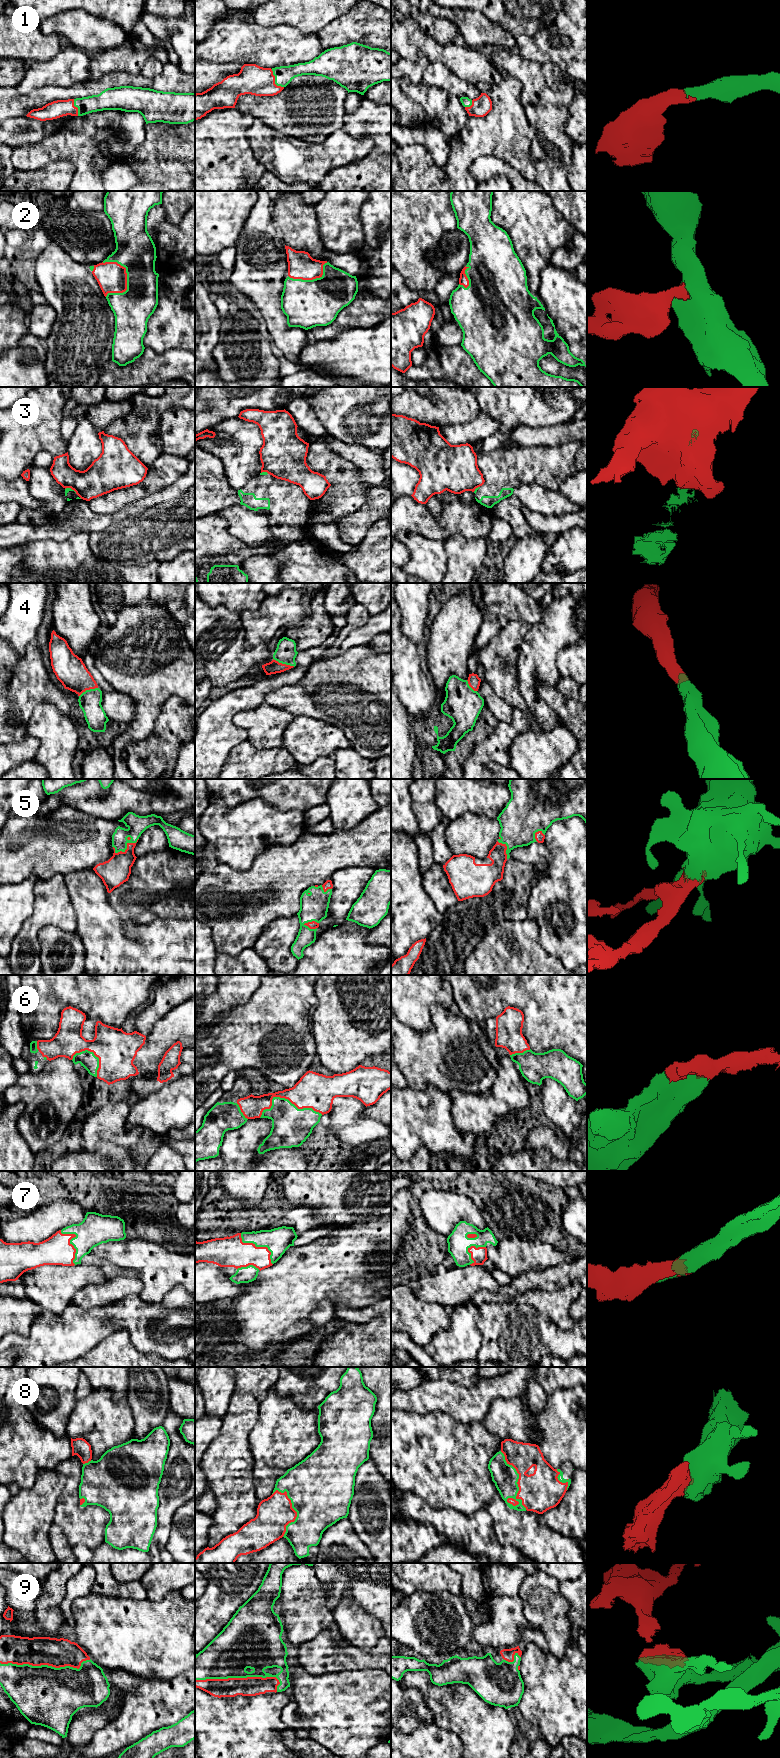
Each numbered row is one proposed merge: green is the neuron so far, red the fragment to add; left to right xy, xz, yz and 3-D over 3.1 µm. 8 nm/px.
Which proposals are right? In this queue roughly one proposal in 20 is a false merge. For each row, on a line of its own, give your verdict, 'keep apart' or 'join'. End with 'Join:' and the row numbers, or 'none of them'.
1: join
2: join
3: keep apart
4: join
5: join
6: join
7: join
8: join
9: join
Join: 1, 2, 4, 5, 6, 7, 8, 9

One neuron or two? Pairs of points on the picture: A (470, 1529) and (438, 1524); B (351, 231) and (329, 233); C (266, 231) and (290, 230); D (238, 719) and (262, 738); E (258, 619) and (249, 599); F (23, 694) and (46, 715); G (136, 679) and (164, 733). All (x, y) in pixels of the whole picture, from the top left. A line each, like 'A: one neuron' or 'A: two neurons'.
A: one neuron
B: one neuron
C: two neurons
D: one neuron
E: two neurons
F: two neurons
G: two neurons

